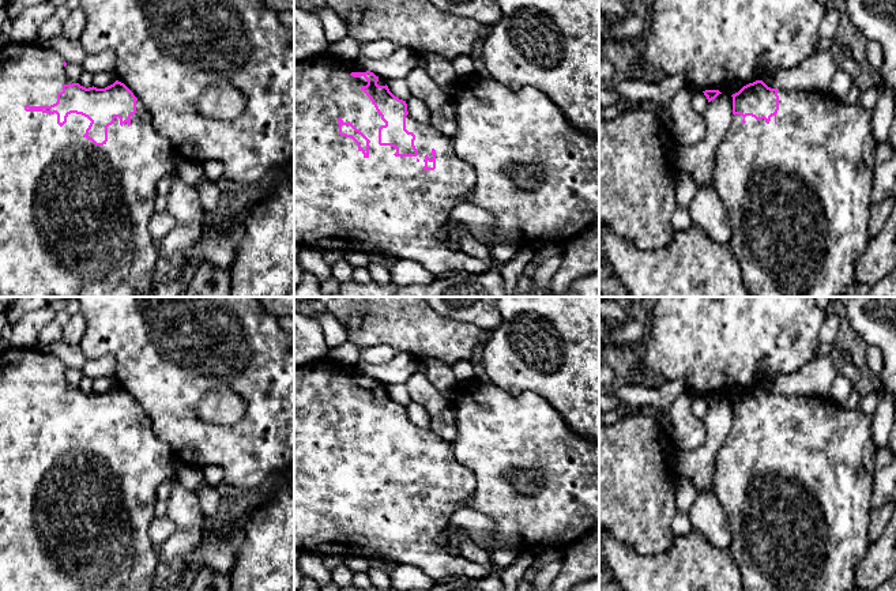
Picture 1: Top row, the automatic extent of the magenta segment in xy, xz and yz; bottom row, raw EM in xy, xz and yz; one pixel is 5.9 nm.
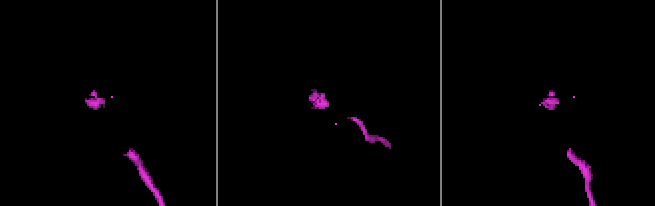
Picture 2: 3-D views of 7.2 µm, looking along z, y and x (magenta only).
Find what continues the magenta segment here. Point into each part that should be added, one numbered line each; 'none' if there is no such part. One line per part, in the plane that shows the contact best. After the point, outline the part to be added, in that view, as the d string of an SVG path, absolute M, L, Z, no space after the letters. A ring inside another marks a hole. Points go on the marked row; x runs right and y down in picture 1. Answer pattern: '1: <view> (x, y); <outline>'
1: xy (74, 217); M37 42L0 46L0 297L153 297L153 278L157 263L157 241L150 236L148 223L155 214L154 203L158 196L158 182L173 173L178 158L170 142L159 135L153 124L151 114L144 105L136 101L136 113L131 124L114 123L108 127L108 142L95 146L84 138L90 120L82 114L71 113L67 123L60 127L57 114L26 112L25 106L50 106L57 102L57 94L64 84L72 84L65 74L63 56Z

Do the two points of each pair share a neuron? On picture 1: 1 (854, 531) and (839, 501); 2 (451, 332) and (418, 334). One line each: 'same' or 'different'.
1: same
2: same

